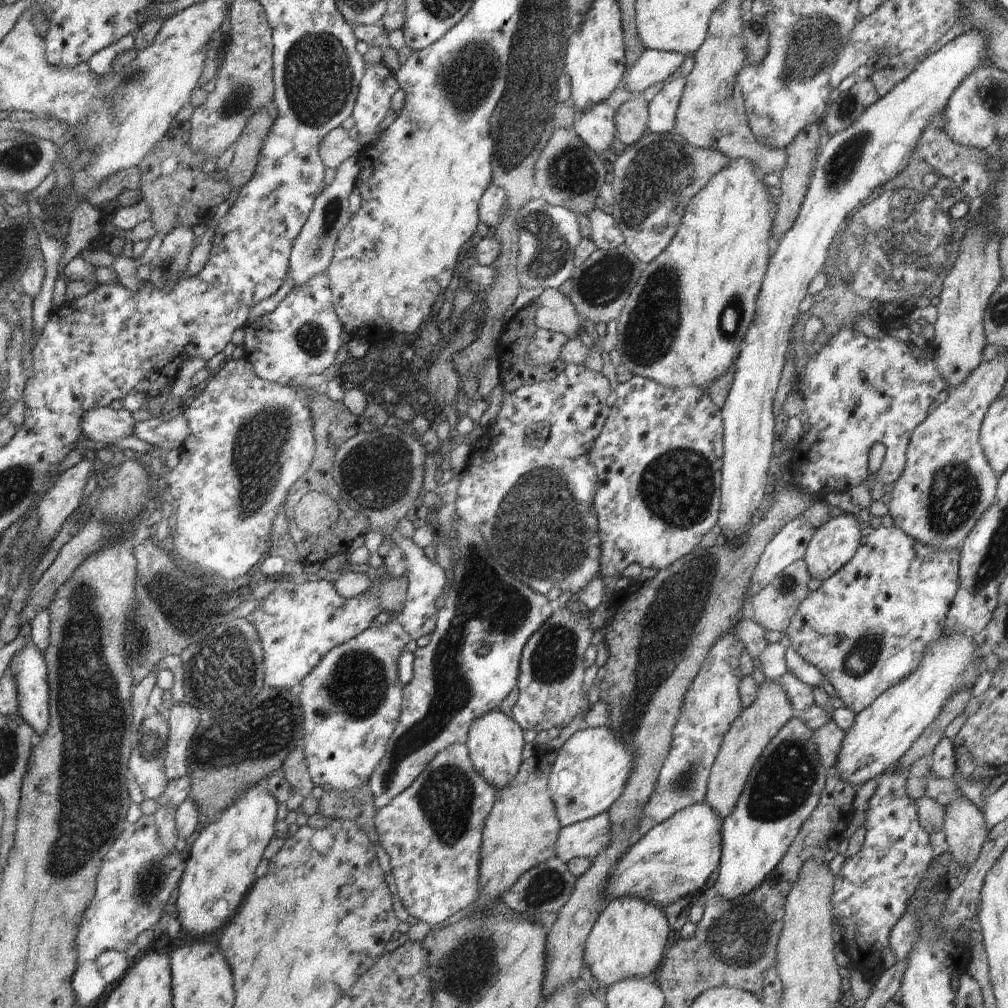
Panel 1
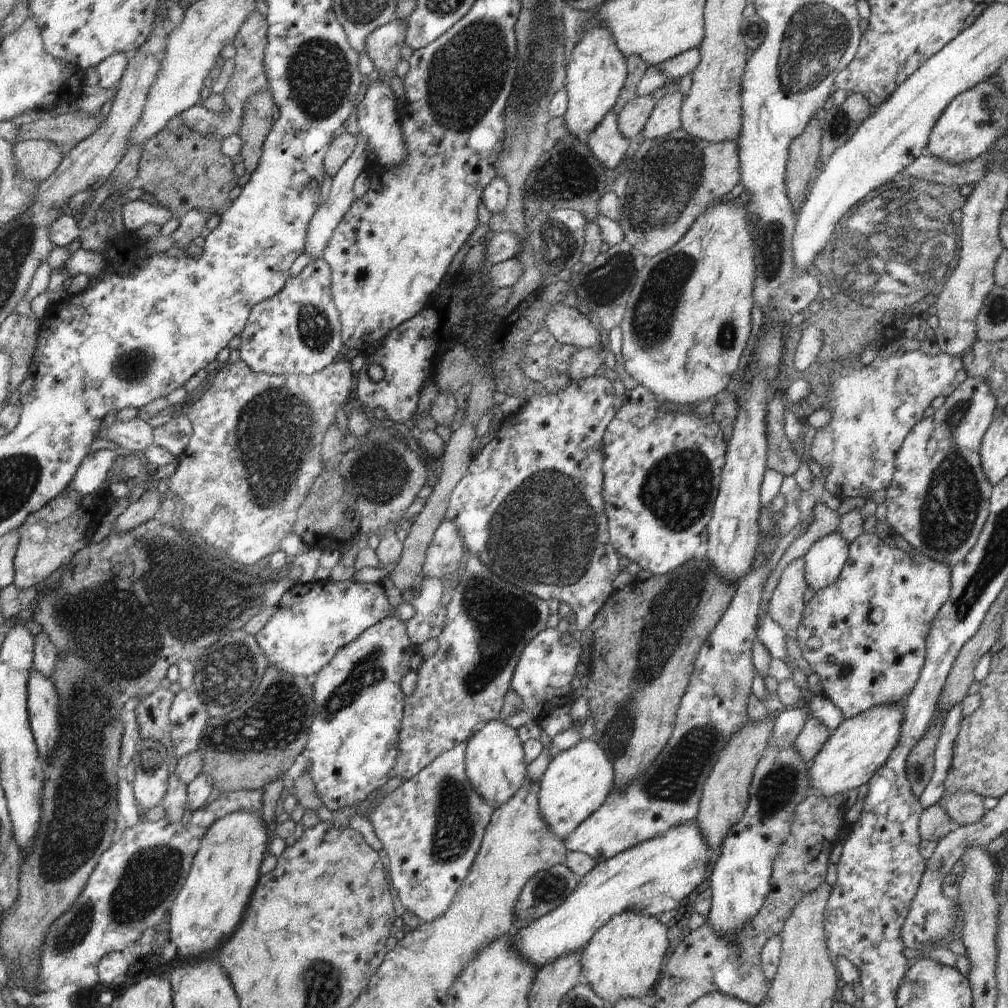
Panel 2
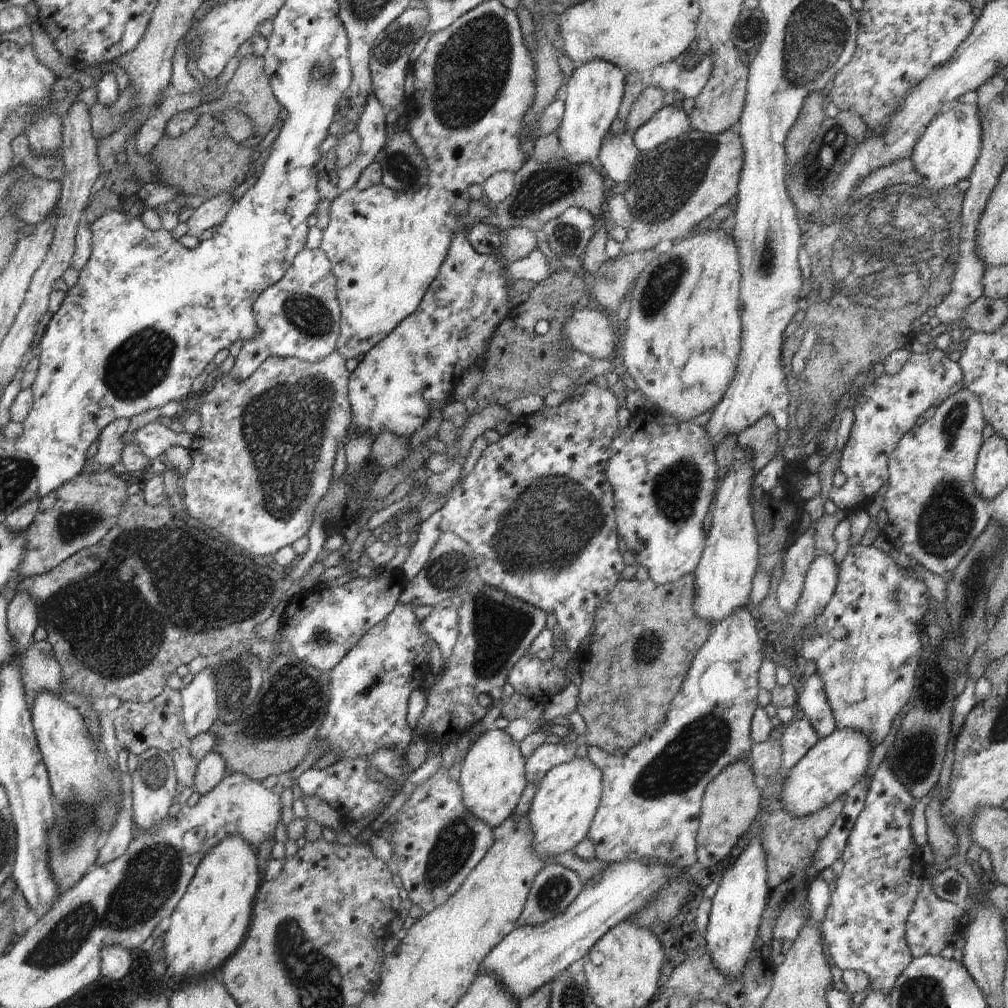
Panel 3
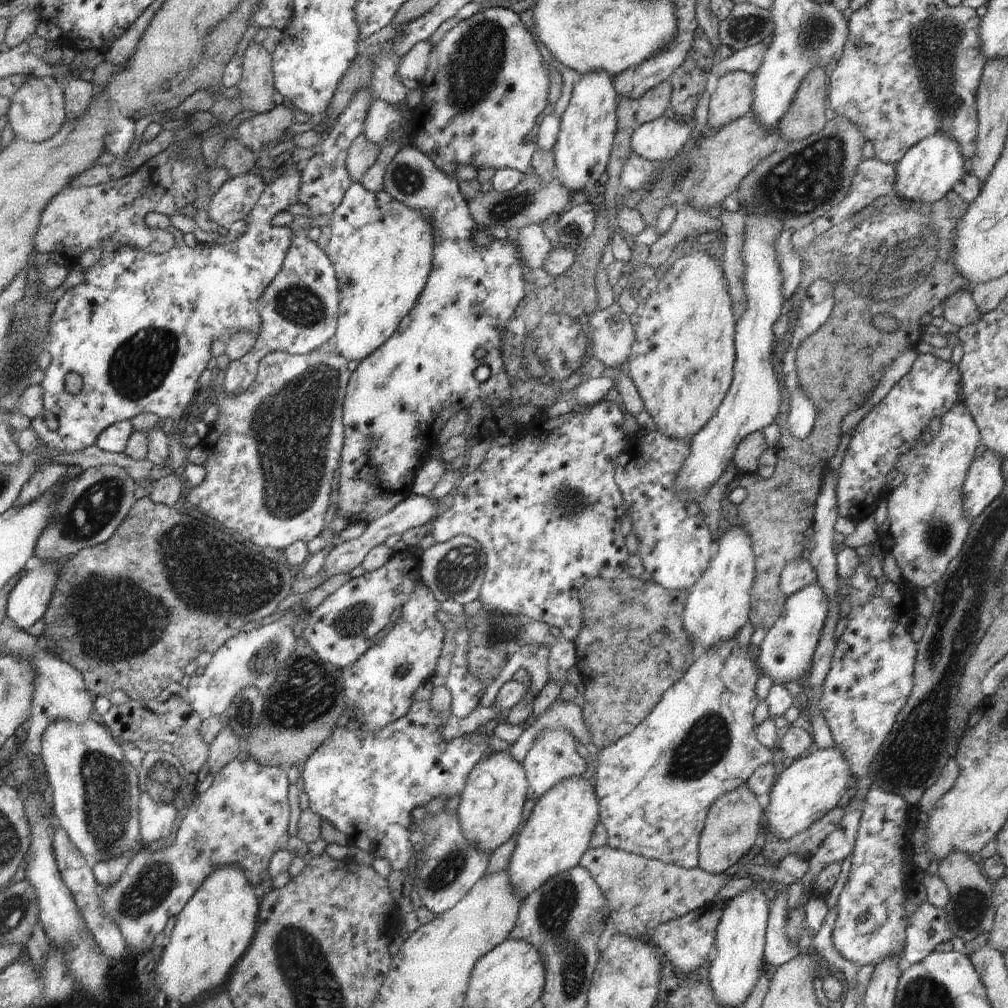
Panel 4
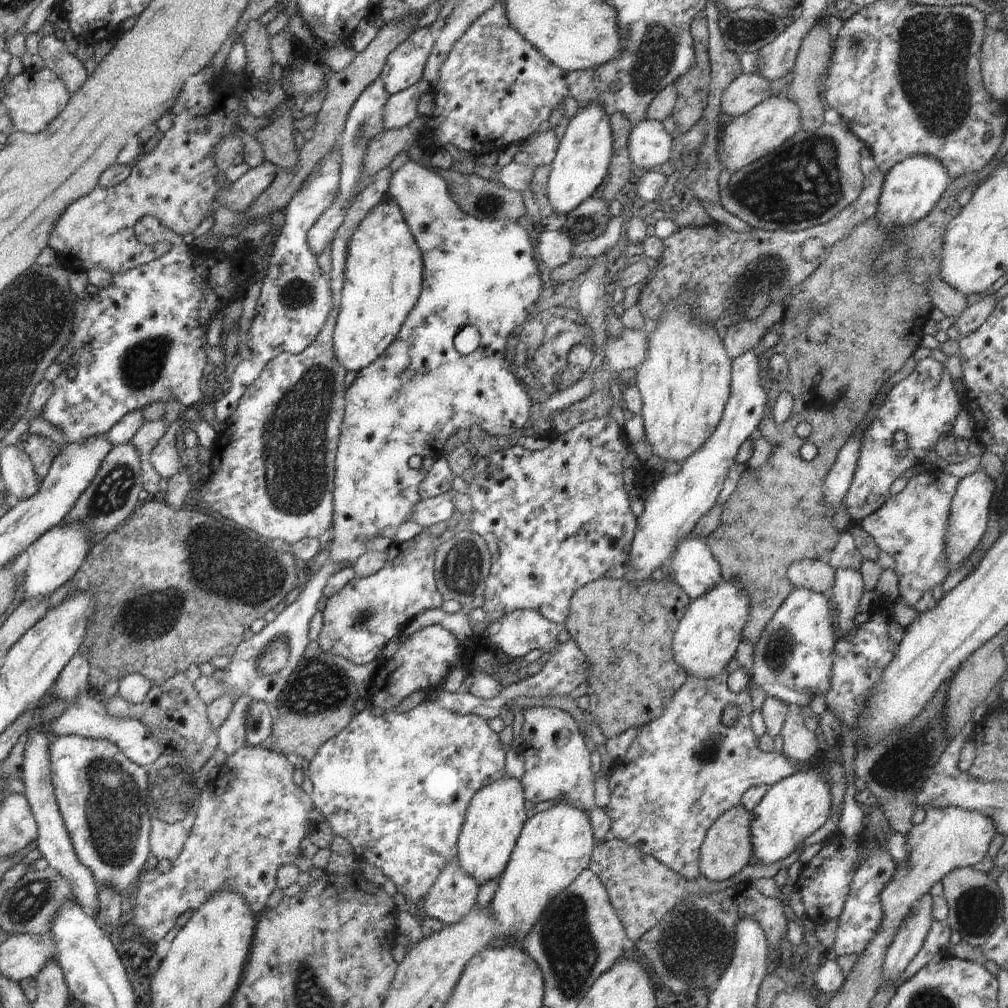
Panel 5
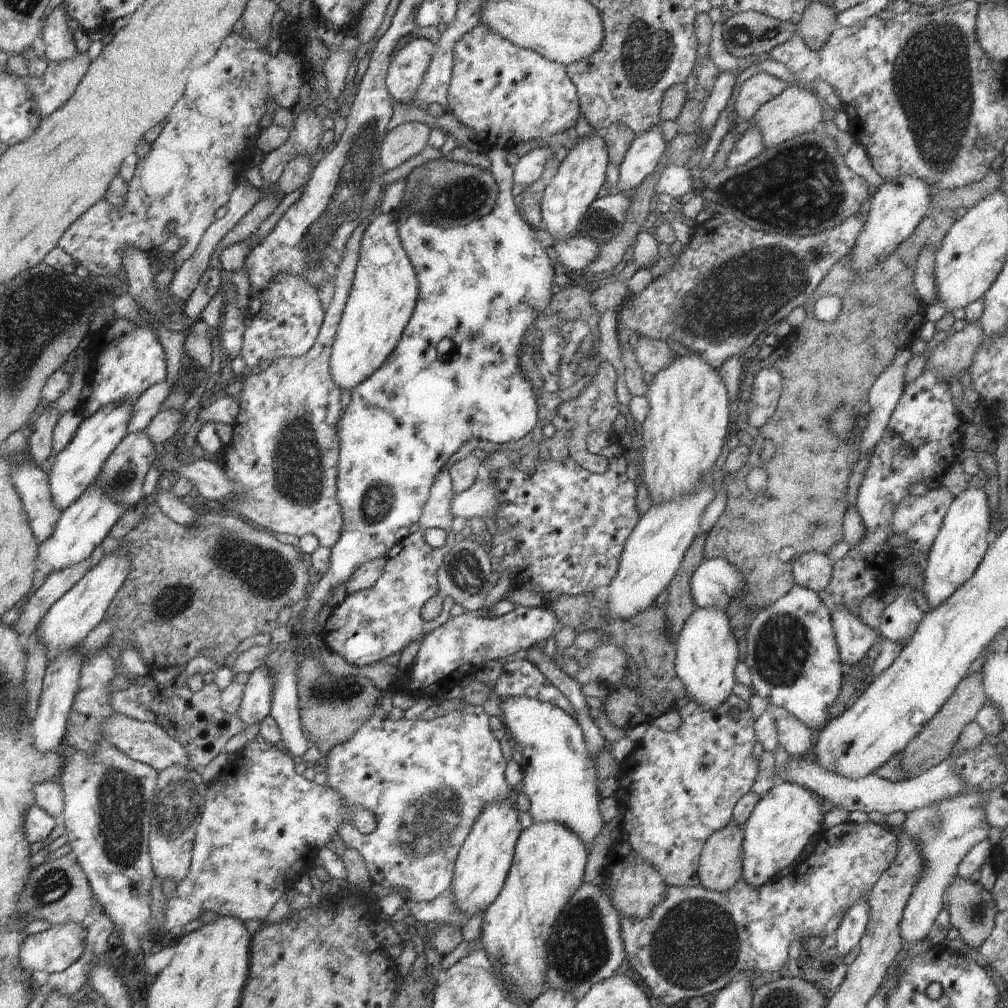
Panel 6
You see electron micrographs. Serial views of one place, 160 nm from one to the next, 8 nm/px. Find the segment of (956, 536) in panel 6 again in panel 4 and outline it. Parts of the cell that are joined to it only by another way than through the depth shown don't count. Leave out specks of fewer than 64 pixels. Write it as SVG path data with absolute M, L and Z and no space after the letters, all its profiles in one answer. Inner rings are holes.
M986 450L983 456L972 461L967 470L962 500L963 511L970 520L980 516L986 507L1000 496L1006 481L1001 462L997 455Z

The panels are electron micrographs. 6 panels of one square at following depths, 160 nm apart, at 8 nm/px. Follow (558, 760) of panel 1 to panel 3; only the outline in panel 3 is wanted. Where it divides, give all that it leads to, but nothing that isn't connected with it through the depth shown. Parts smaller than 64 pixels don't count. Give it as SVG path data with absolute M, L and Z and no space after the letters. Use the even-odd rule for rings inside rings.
M574 756L569 763L562 763L551 768L537 786L536 794L527 814L533 834L531 845L534 852L544 859L545 857L557 857L563 852L573 851L577 844L589 836L589 828L596 814L602 791L602 773L595 764L592 764L588 756L584 758Z

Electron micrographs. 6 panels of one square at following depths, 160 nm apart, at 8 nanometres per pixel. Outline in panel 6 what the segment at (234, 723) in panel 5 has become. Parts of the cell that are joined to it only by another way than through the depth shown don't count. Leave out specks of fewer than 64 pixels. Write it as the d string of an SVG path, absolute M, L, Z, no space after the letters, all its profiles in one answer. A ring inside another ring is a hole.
M259 667L250 674L248 682L244 685L244 693L242 696L242 701L240 702L240 707L237 713L238 718L244 722L245 730L247 727L258 724L270 715L270 704L272 704L272 676L268 672L268 668Z

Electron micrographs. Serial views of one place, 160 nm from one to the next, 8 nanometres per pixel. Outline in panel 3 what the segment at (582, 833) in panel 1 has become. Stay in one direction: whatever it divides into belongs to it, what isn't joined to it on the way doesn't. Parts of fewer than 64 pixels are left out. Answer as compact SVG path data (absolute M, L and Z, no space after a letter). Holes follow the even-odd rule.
M746 607L737 608L730 616L715 624L706 642L699 648L686 678L670 701L661 725L625 751L607 753L597 745L589 745L588 757L602 773L603 791L594 815L589 837L595 844L596 859L618 861L652 861L677 865L688 872L698 868L696 854L701 798L705 788L728 765L749 758L751 720L757 709L759 668L763 661L764 632L758 620Z

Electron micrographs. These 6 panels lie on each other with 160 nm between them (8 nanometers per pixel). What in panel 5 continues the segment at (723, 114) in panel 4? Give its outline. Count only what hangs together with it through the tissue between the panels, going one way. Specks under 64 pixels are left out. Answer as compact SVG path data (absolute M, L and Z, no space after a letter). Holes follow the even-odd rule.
M757 72L740 74L722 94L721 112L726 120L747 114L754 106L772 96L770 82Z

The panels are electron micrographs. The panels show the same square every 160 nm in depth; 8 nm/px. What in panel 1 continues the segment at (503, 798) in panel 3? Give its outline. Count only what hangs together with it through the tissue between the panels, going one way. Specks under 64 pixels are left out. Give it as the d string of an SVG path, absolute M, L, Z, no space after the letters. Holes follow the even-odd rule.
M498 709L472 721L465 745L476 772L479 772L496 790L504 788L518 774L525 745L523 730L510 716Z

